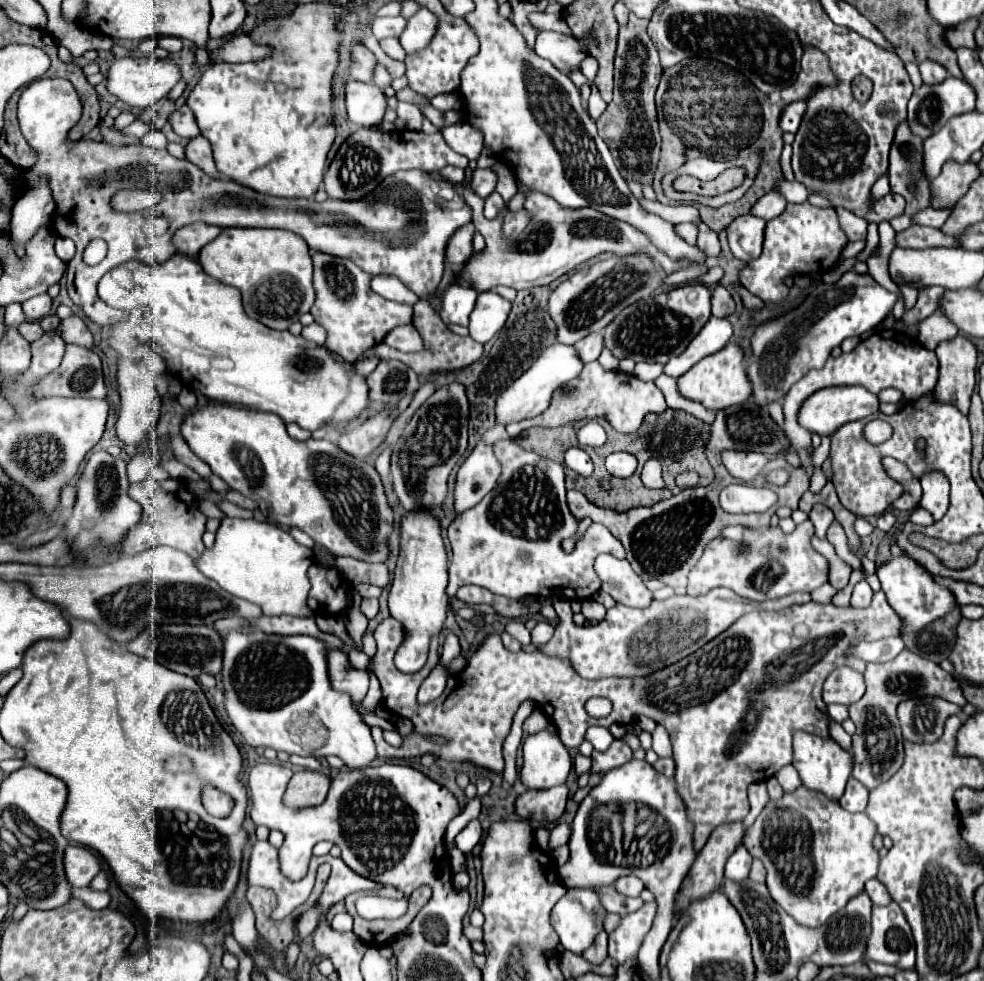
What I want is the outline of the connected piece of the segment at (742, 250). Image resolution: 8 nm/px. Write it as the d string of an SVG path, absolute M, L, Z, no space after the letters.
M754 214L738 216L726 230L732 254L742 262L750 262L758 258L762 252L764 228L766 228L766 220Z

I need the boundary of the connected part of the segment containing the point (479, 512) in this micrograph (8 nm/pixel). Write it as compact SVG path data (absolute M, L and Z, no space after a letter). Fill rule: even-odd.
M512 436L498 440L494 452L502 462L502 476L496 486L480 504L458 514L448 526L452 550L448 596L454 596L464 584L476 584L512 600L524 596L586 600L594 596L600 590L600 580L592 568L594 558L602 552L624 558L624 546L602 524L590 524L586 536L576 540L578 520L566 504L562 464L546 460L532 450L524 450ZM568 538L574 540L572 552L562 548L562 542ZM520 552L528 552L532 560L518 560Z

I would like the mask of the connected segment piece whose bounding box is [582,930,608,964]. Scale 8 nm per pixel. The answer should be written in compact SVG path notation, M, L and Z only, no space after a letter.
M602 930L600 934L598 934L598 938L594 940L594 944L582 954L586 960L590 960L592 964L600 964L608 954L606 954L606 932Z

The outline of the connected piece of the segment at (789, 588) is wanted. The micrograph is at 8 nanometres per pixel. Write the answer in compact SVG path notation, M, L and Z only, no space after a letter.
M802 522L794 532L784 534L780 526L762 526L750 530L744 526L726 526L718 538L714 538L696 566L688 574L688 594L700 596L712 588L728 586L742 598L764 602L780 598L792 592L812 592L828 580L828 562L818 554L810 538L814 534L812 522Z

